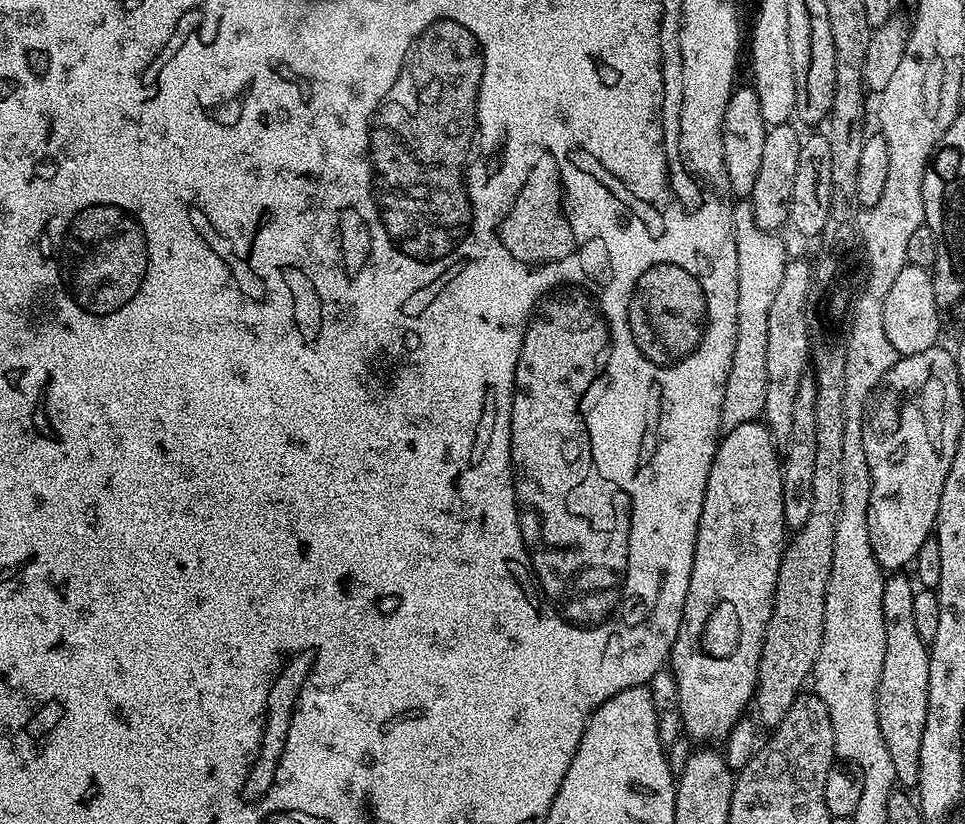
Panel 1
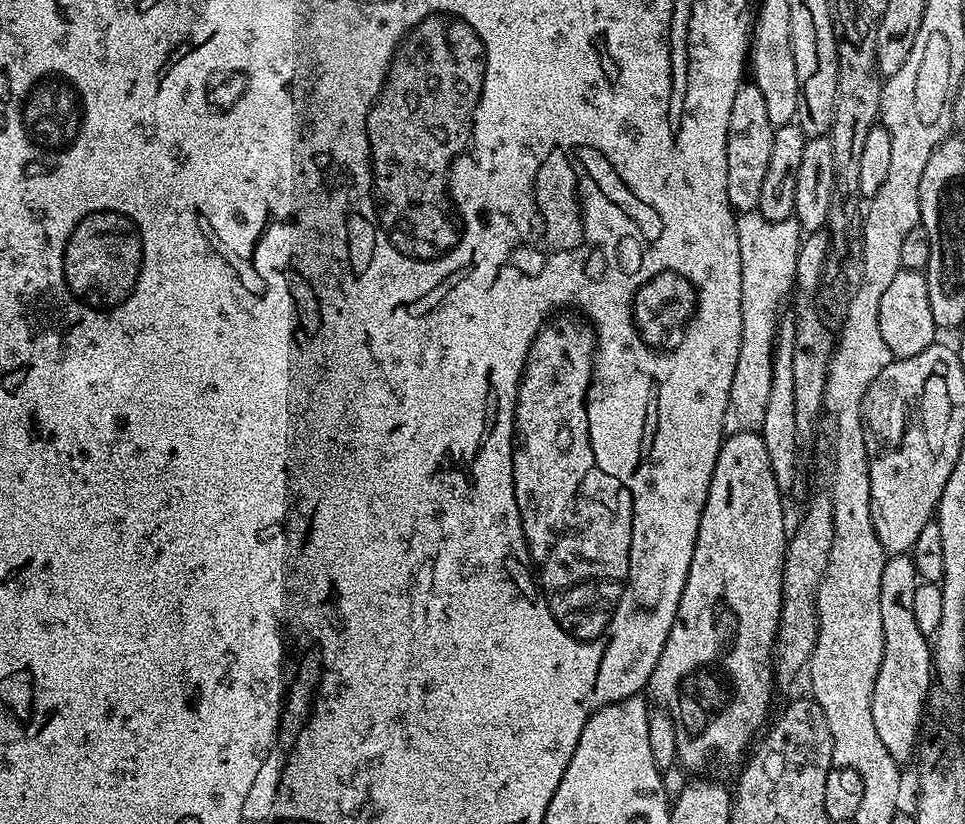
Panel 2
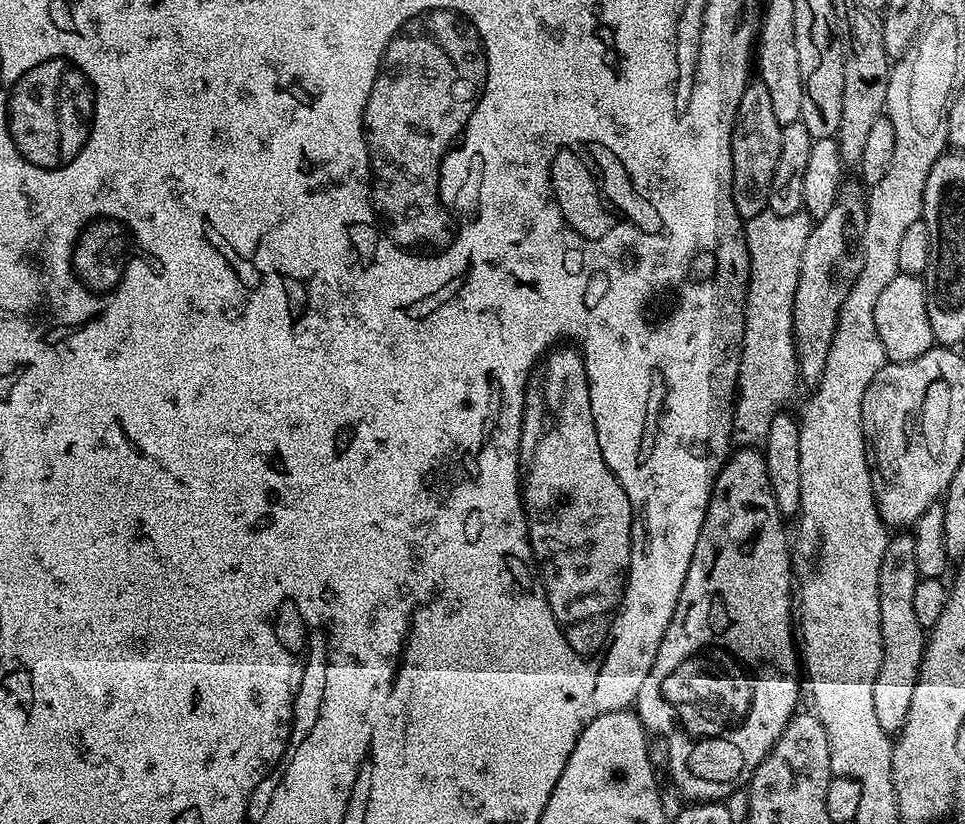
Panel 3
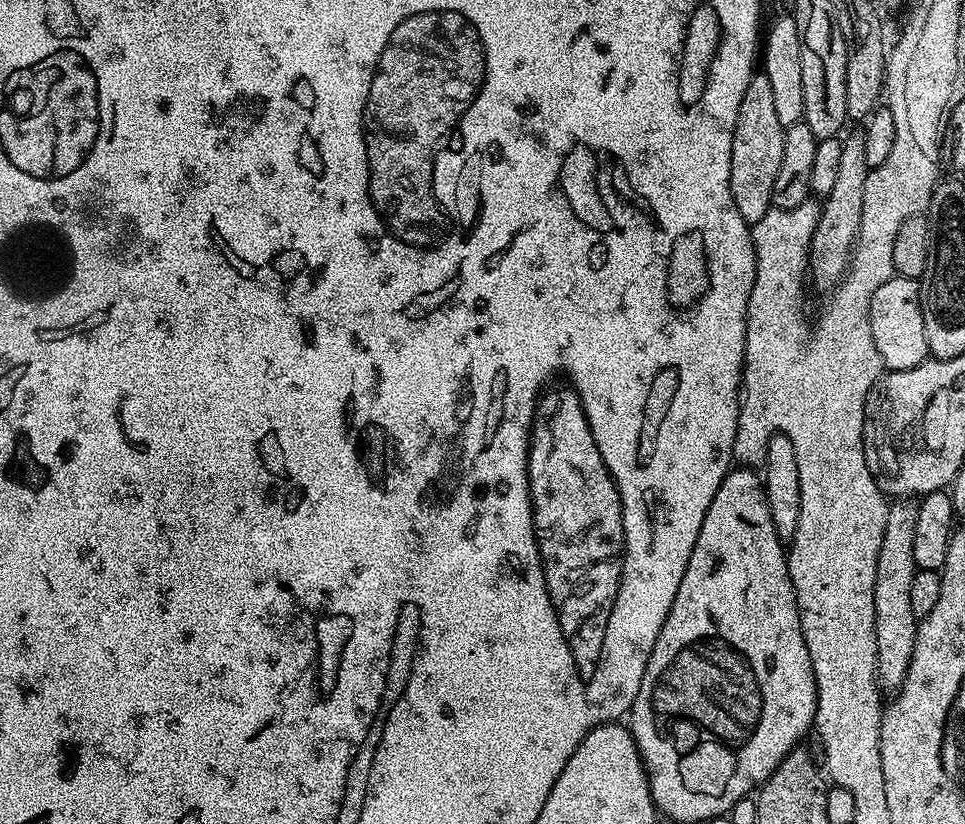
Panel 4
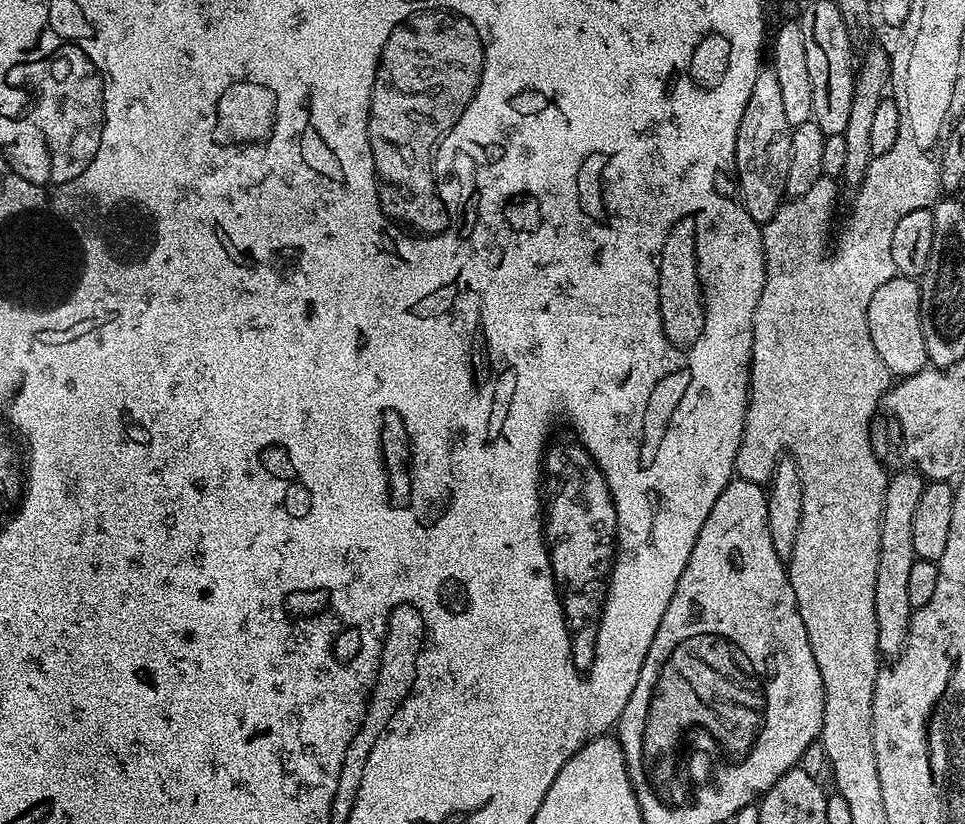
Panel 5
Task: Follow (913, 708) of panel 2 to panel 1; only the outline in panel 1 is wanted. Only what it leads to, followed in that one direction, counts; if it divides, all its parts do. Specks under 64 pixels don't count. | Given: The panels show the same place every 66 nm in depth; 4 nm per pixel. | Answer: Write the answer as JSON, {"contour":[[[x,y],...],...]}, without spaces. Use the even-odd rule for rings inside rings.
{"contour":[[[892,574],[884,582],[882,618],[886,622],[886,662],[882,662],[876,705],[878,730],[882,730],[886,750],[890,750],[896,783],[912,790],[918,782],[918,754],[922,751],[922,730],[926,730],[926,686],[930,686],[930,658],[928,644],[918,636],[917,627],[914,626],[917,589],[909,577],[908,580],[904,574]]]}

